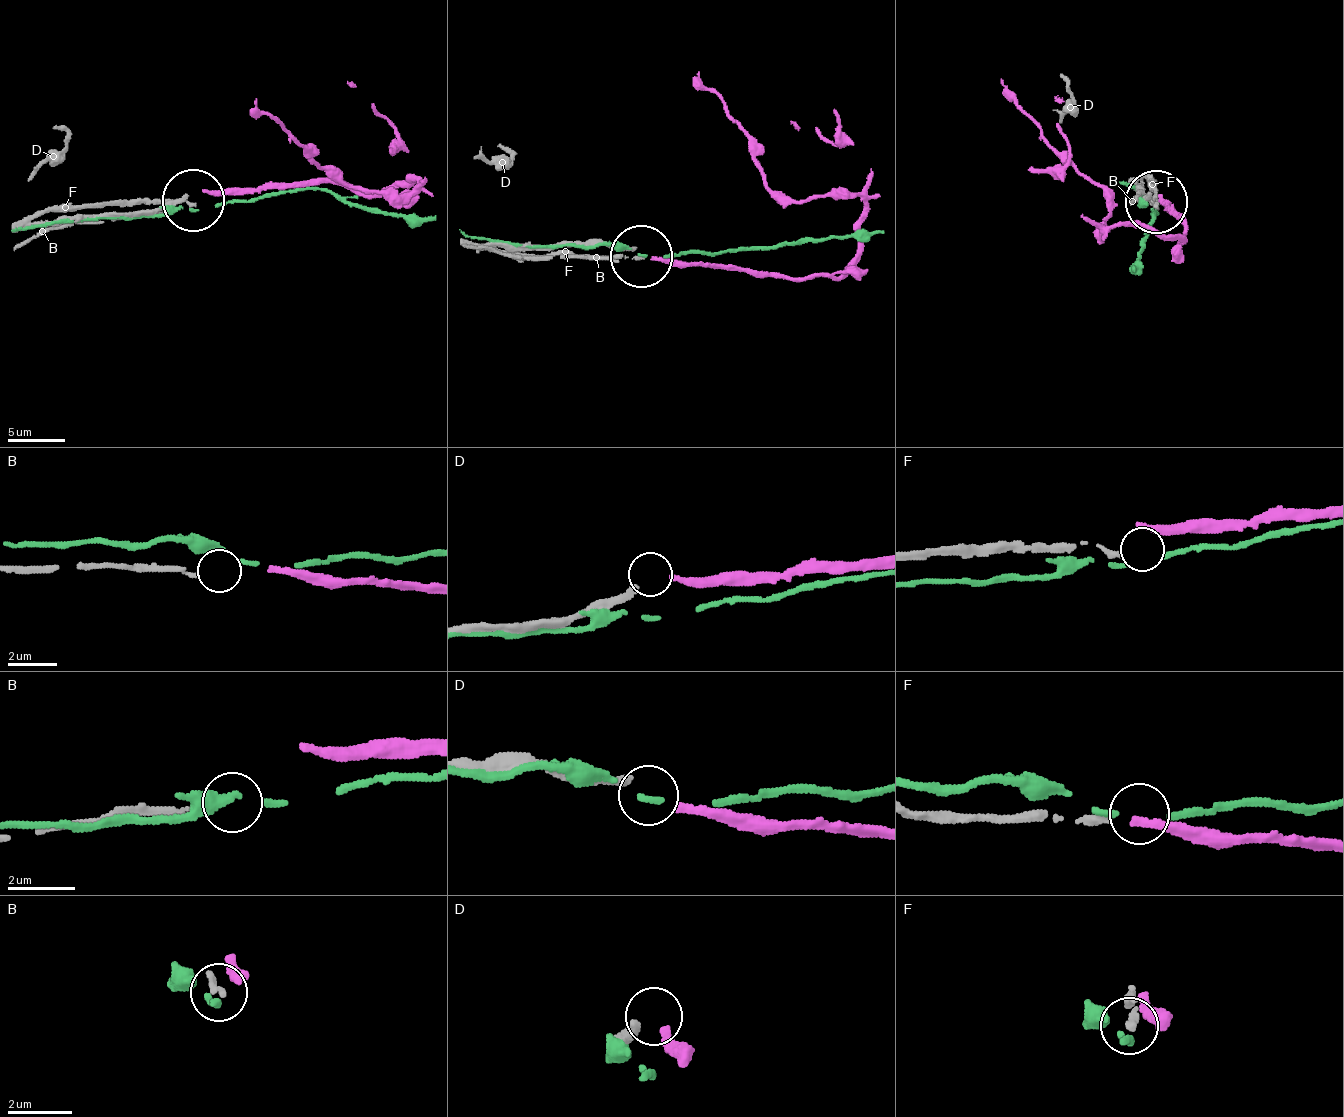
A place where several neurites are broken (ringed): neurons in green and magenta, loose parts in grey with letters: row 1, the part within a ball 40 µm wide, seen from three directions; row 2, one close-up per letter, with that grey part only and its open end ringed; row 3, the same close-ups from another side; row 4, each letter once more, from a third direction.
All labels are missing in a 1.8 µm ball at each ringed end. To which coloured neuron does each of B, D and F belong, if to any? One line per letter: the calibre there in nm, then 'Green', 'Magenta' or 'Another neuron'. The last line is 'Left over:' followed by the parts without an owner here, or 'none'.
B: Thickness 160 nm. Another neuron
D: Thickness 280 nm. Magenta
F: Thickness 240 nm. Another neuron
Left over: B, F

